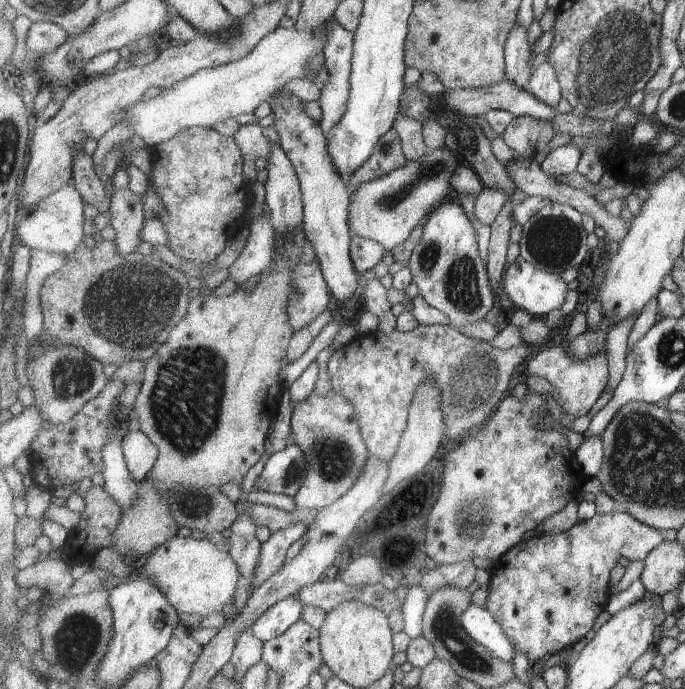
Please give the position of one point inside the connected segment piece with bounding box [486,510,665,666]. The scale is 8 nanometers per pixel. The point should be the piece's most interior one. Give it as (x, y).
(547, 592)

